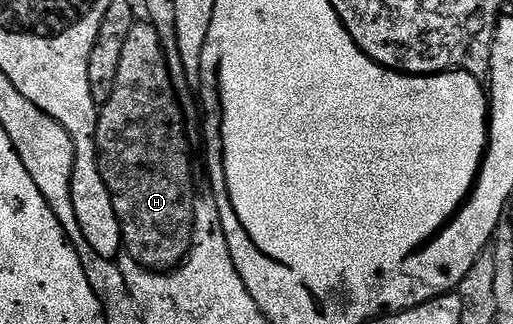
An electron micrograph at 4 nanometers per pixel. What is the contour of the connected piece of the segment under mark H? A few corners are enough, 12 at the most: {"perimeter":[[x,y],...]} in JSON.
{"perimeter":[[136,22],[99,109],[126,255],[193,247],[197,187],[161,38]]}

